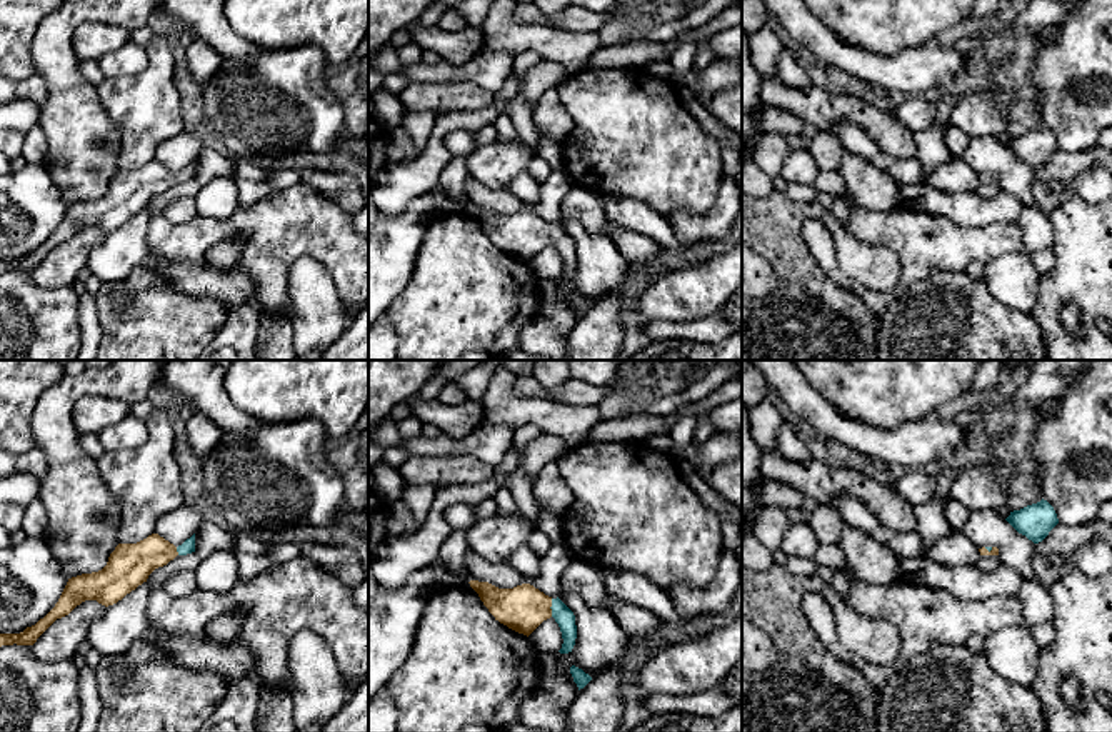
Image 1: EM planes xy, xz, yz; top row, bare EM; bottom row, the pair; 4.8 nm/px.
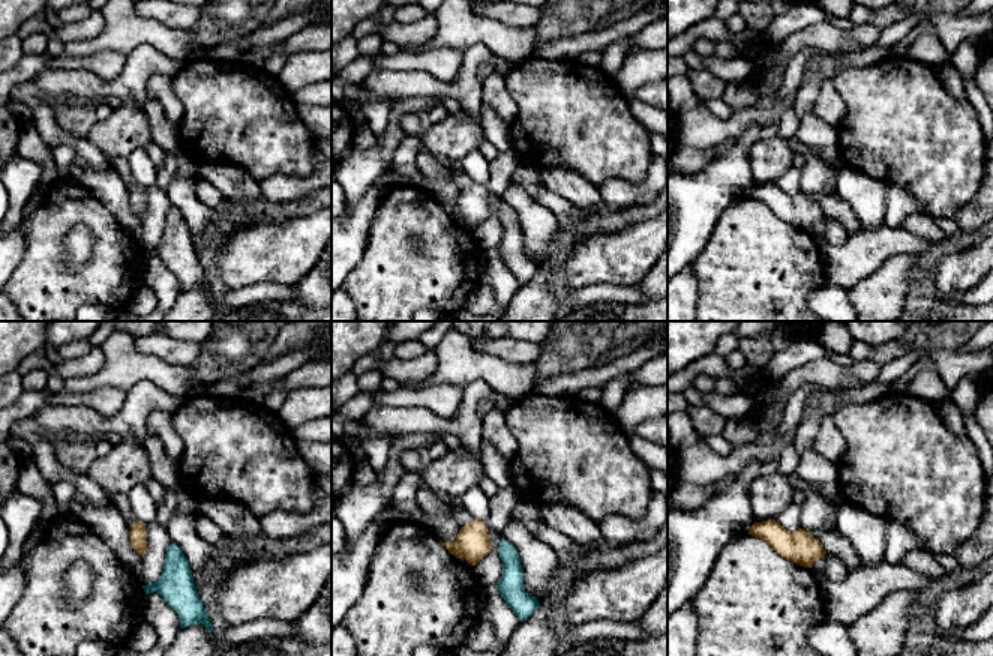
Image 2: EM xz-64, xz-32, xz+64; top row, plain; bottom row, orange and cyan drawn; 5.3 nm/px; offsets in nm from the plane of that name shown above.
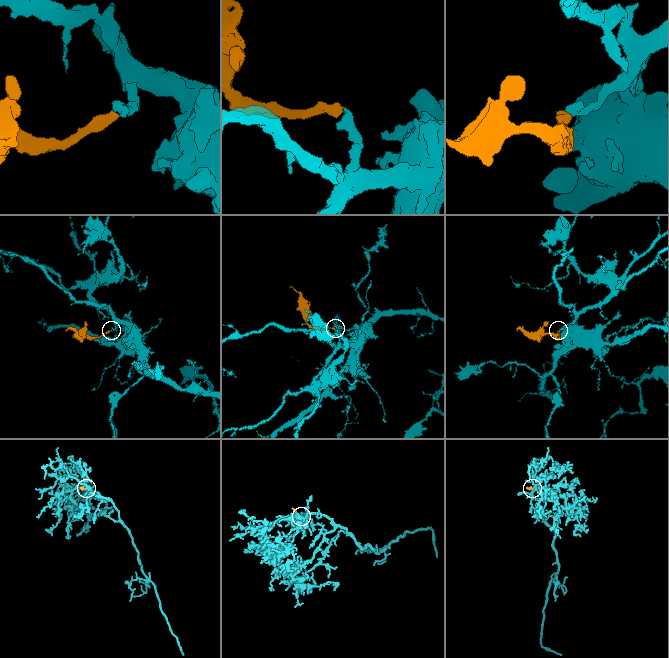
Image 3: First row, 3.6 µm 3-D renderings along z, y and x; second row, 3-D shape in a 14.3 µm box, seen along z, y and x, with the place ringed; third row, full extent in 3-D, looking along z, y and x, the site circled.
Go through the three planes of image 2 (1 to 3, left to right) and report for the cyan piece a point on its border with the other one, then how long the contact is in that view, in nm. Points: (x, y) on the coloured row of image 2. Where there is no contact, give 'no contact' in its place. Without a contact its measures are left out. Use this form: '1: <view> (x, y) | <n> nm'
1: no contact
2: no contact
3: no contact

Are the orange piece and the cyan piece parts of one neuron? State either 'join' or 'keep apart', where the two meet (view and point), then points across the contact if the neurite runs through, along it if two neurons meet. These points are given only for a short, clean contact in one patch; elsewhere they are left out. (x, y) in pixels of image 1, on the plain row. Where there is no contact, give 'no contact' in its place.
join | xz (550, 232) | across xz (524, 234), (550, 232), (566, 245)

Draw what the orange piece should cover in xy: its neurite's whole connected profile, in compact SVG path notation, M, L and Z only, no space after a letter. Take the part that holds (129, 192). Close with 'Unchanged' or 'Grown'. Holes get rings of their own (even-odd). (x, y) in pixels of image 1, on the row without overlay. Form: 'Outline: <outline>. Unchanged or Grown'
Outline: M158 160L137 170L118 170L102 197L68 205L55 233L35 252L20 260L0 260L0 273L33 272L57 245L68 242L82 228L97 227L105 233L113 232L147 208L155 195L192 178L195 178L195 160L178 173Z. Grown

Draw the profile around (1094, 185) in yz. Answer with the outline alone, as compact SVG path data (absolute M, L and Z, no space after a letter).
M1092 165L1072 182L1074 192L1089 203L1100 203L1112 198L1112 173L1109 168Z

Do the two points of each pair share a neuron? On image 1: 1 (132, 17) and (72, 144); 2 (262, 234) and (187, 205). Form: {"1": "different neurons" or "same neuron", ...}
{"1": "same neuron", "2": "different neurons"}

